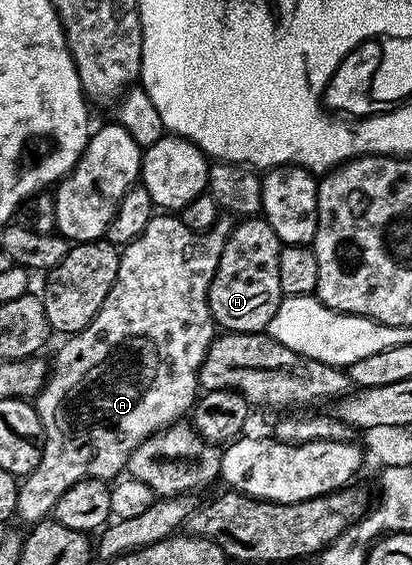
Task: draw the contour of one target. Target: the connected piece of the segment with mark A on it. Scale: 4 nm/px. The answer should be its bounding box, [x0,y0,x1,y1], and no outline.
[16,212,235,524]

